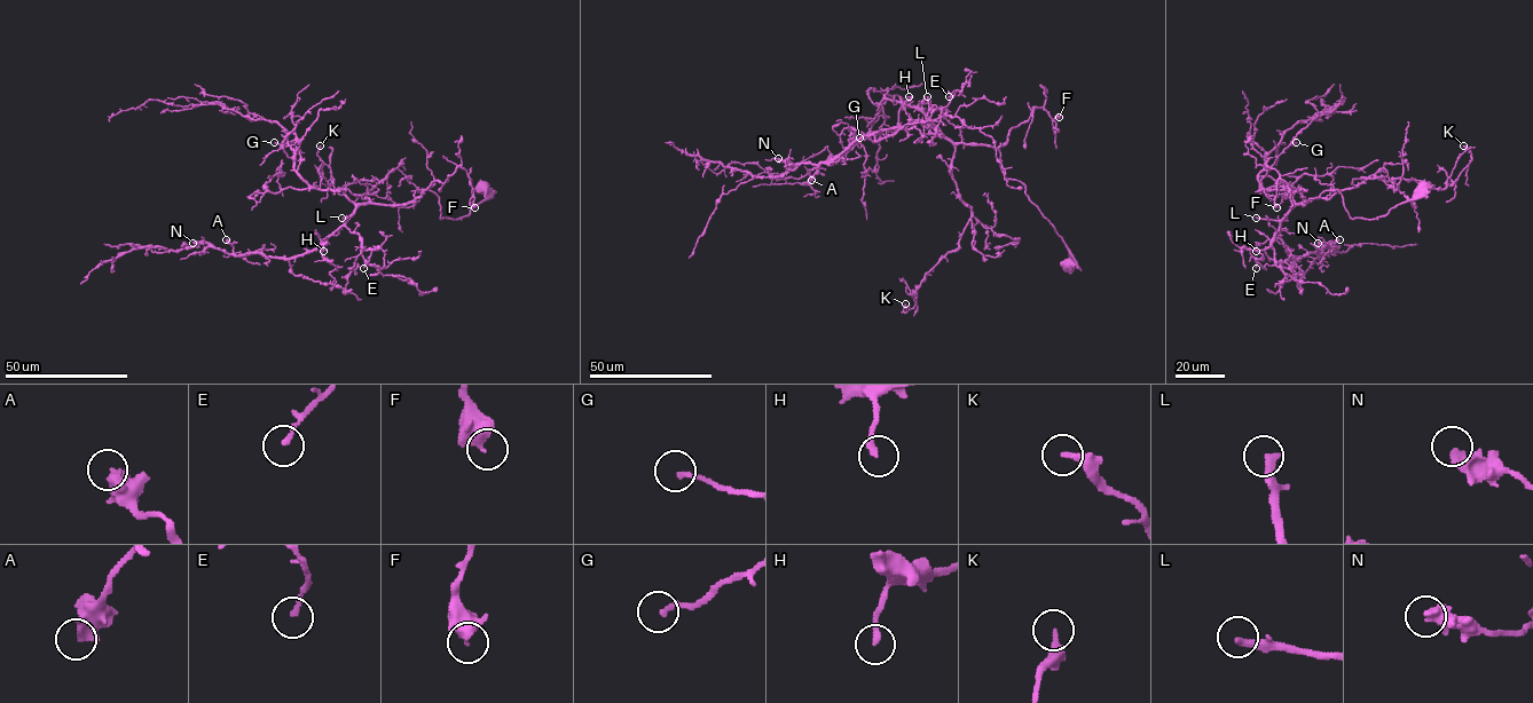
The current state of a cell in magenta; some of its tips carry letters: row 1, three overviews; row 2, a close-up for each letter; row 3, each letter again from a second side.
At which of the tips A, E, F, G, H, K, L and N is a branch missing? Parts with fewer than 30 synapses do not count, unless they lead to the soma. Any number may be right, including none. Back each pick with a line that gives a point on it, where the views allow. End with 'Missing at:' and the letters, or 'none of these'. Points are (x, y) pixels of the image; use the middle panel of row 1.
L: at (927, 96)
Missing at: L

